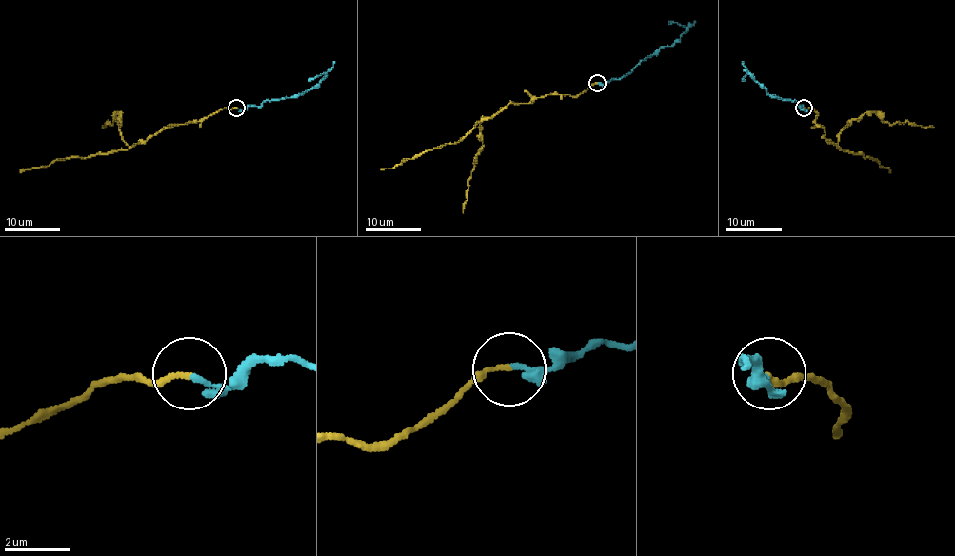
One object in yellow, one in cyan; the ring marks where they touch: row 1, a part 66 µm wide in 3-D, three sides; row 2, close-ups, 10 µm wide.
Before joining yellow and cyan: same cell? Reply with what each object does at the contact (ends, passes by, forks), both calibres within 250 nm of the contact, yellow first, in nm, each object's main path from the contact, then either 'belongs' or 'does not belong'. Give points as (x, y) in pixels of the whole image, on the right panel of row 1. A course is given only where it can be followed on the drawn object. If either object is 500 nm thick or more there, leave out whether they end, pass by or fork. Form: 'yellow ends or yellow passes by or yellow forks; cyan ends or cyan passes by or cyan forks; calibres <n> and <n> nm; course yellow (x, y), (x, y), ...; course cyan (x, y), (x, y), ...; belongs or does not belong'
yellow ends; cyan ends; calibres 170 and 220 nm; course yellow (805, 108), (817, 112), (815, 123), (824, 129), (824, 136), (839, 148), (875, 159), (890, 172); course cyan (803, 108), (795, 100), (771, 97), (748, 74), (743, 78), (745, 81); belongs

